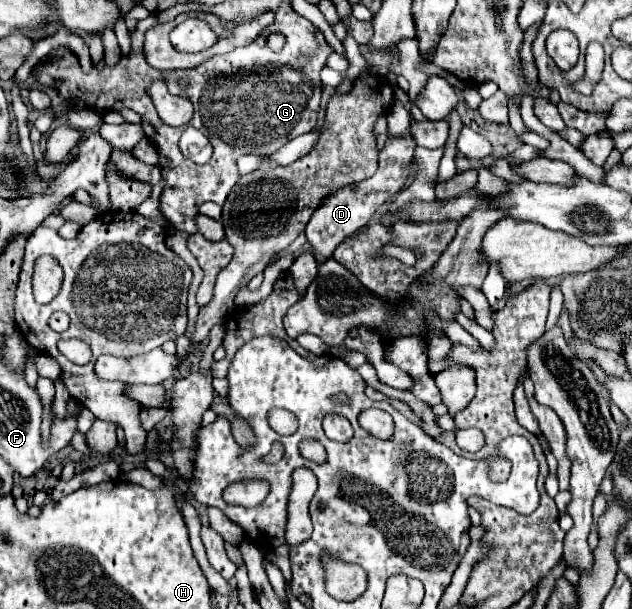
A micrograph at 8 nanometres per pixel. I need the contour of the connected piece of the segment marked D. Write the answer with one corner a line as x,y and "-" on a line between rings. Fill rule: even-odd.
394,100
390,112
387,114
388,128
390,128
390,134
392,138
386,140
384,148
380,150
378,154
378,170
372,178
366,178
362,182
354,182
350,186
344,186
342,190
336,190
334,194
328,194
326,200
320,202
318,210
314,210
308,226
306,226
306,238
308,242
314,246
314,256
316,260
322,264
328,256
332,256
332,250
346,238
346,236
352,236
354,232
358,232
358,228
364,228
376,208
380,204
384,204
386,200
390,200
392,196
398,194
398,190
404,188
408,176
410,176
410,170
412,170
412,152
414,152
414,142
408,140
408,138
396,138
400,134
404,134
408,130
408,124
410,124
410,112
404,110
404,106

